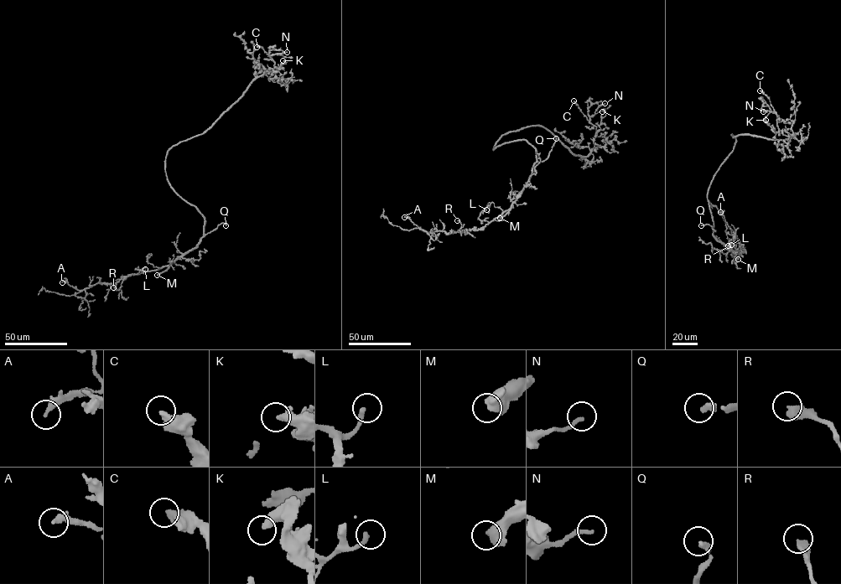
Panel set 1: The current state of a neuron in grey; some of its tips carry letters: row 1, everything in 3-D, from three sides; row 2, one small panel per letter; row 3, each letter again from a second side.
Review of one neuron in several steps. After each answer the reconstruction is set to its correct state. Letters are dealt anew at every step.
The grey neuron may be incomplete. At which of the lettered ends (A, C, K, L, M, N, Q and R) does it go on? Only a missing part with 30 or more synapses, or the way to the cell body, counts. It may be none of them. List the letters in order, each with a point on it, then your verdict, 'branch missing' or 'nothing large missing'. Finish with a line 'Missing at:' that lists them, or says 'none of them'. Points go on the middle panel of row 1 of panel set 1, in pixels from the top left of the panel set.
A: (404, 217) | nothing large missing
C: (573, 100) | nothing large missing
K: (602, 111) | nothing large missing
L: (486, 209) | nothing large missing
M: (500, 218) | branch missing
N: (604, 103) | nothing large missing
Q: (556, 138) | branch missing
R: (457, 220) | nothing large missing
Missing at: M, Q

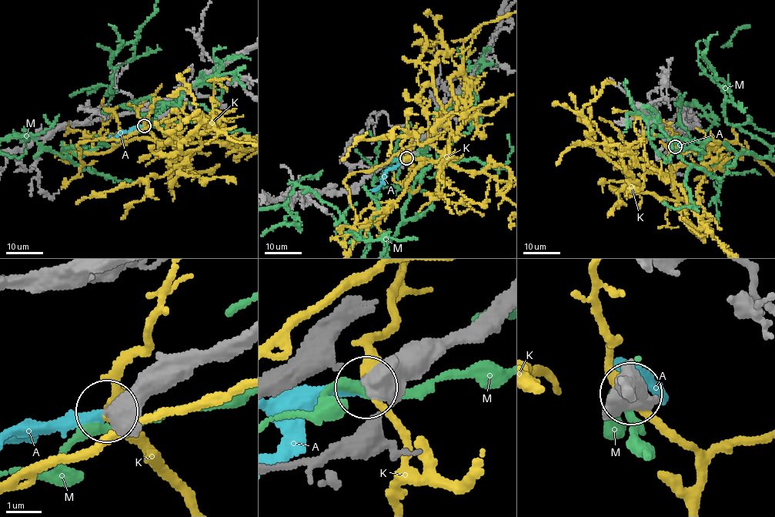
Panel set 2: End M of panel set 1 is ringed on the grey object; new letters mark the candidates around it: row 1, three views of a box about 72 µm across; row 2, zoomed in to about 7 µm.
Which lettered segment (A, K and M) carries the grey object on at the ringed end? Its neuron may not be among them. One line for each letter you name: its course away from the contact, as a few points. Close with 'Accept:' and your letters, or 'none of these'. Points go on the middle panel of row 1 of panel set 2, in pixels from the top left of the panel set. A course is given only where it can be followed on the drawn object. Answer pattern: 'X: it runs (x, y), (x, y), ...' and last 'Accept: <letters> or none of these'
A: it runs (406, 158), (401, 159), (397, 165), (389, 168), (376, 189), (371, 189)
Accept: A

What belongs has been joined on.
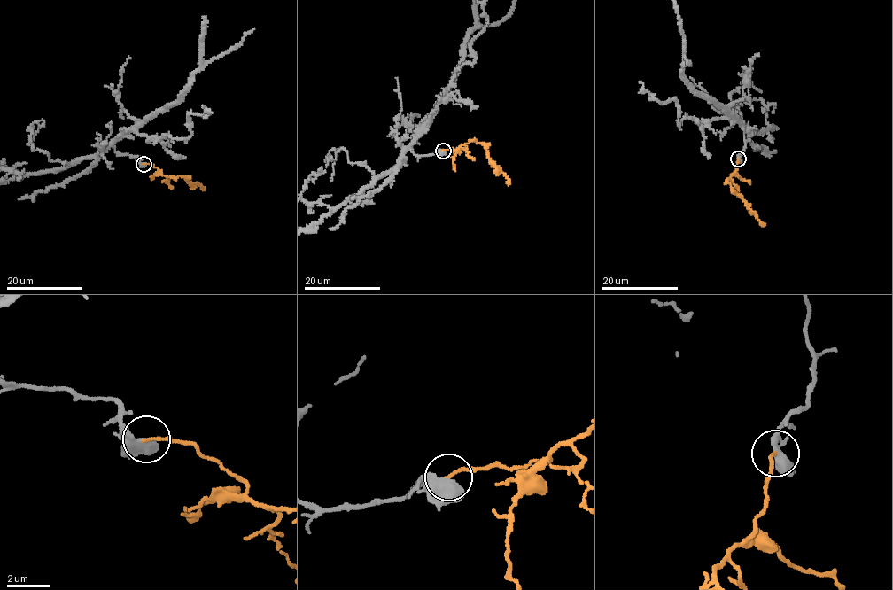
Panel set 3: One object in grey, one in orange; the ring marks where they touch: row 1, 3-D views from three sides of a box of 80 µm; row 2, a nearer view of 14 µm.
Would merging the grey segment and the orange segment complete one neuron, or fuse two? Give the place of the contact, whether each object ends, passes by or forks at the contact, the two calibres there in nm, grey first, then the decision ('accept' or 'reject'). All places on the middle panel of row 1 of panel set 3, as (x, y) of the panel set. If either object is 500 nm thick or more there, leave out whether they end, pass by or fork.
place (443, 151); grey forks; orange ends; calibres 400 and 140 nm; accept

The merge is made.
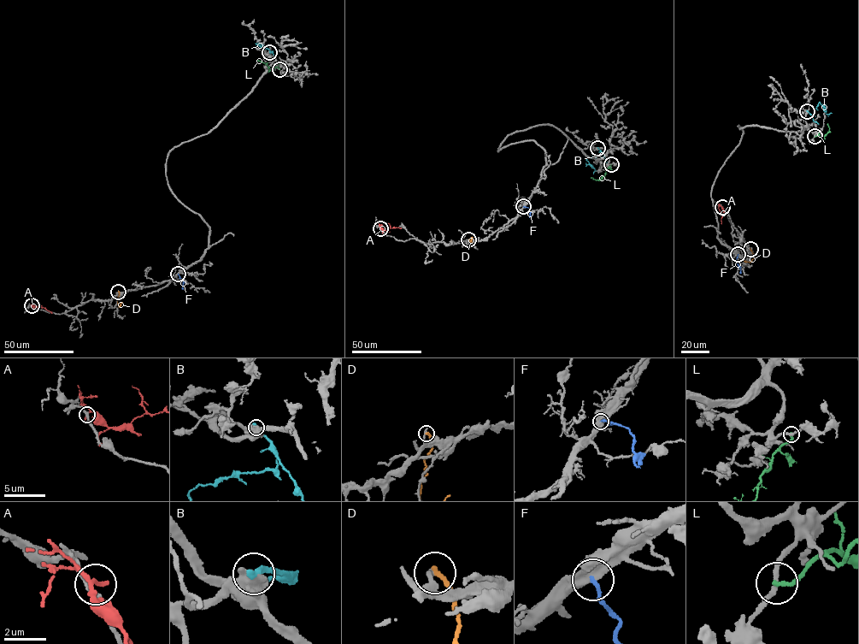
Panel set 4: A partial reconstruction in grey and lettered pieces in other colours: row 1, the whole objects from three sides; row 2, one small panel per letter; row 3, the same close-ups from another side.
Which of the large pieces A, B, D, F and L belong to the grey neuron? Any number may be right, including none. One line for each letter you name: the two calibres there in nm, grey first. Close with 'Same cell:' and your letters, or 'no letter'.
Same cell: no letter

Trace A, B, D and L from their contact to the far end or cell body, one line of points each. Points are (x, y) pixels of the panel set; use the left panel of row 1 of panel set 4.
A: (32, 305), (44, 308), (51, 313)
B: (269, 52), (273, 52), (257, 43), (263, 49), (261, 46)
D: (118, 292), (118, 306), (122, 302)
L: (279, 69), (276, 67), (269, 70), (264, 62), (258, 60)

